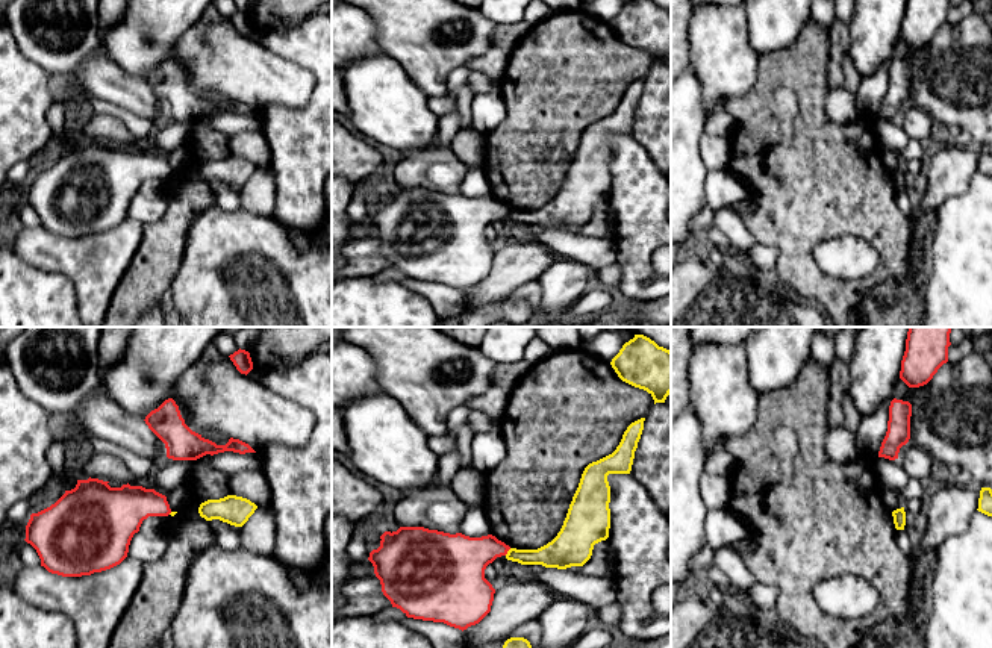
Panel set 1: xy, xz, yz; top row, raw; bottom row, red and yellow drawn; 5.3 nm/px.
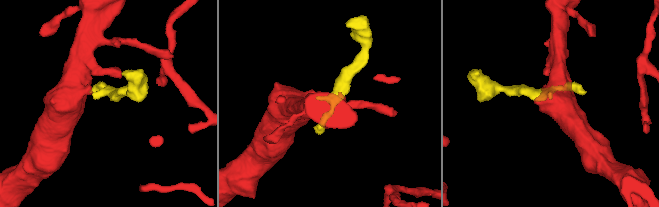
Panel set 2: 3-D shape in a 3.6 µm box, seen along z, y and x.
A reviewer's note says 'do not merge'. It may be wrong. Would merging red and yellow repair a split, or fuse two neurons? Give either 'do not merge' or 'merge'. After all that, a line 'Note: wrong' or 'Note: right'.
do not merge
Note: right

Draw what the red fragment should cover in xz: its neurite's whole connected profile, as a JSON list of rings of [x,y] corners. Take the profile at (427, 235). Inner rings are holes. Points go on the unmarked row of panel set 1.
[[[400,188],[392,194],[385,192],[380,200],[380,207],[370,213],[368,221],[383,256],[407,279],[444,283],[463,292],[491,273],[495,250],[485,239],[485,230],[510,210],[495,197],[469,198],[424,188]]]

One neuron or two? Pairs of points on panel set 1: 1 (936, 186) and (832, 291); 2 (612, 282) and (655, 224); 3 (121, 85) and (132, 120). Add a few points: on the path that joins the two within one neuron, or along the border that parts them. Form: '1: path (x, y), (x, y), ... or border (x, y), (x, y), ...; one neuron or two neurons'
1: border (907, 218), (912, 253); two neurons
2: border (617, 262), (621, 271), (620, 295), (624, 300); two neurons
3: border (96, 96), (146, 117), (156, 126); two neurons

